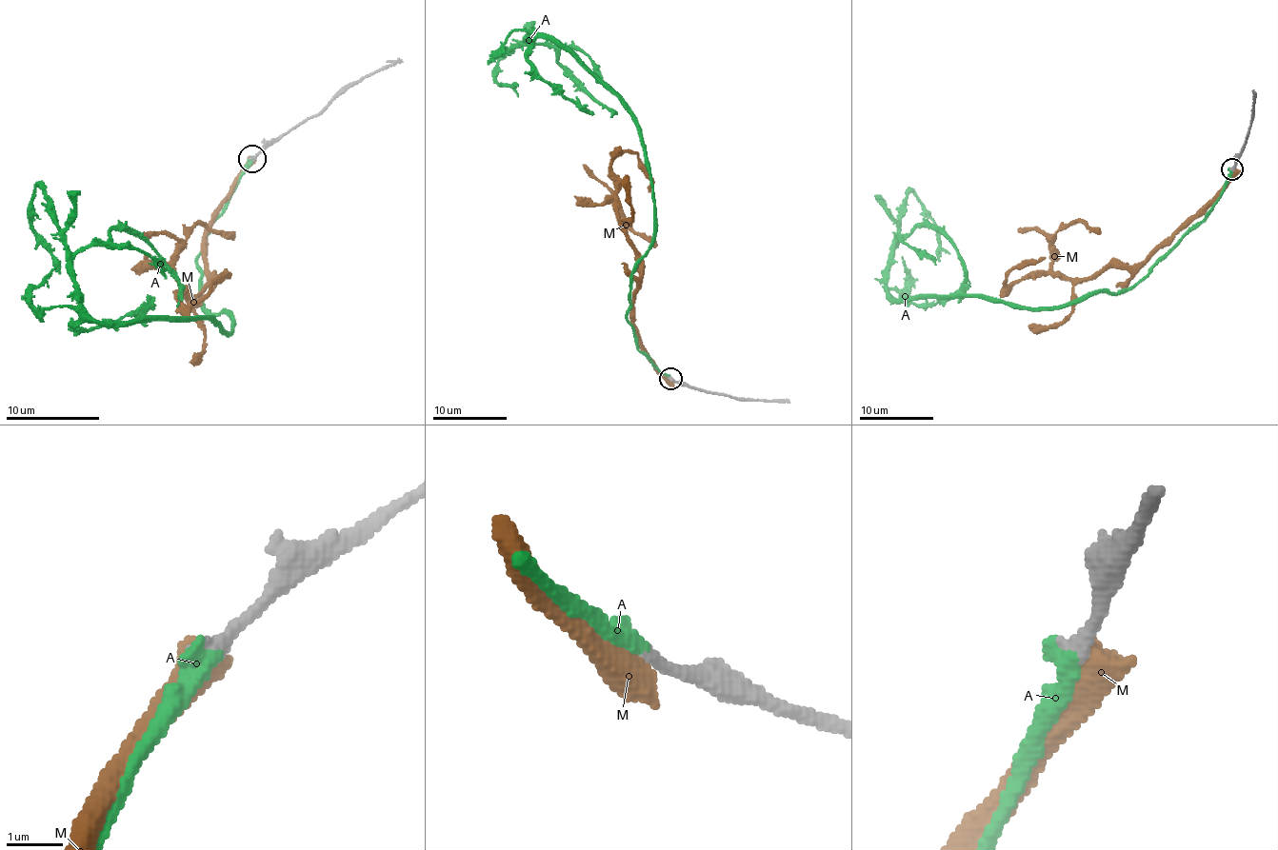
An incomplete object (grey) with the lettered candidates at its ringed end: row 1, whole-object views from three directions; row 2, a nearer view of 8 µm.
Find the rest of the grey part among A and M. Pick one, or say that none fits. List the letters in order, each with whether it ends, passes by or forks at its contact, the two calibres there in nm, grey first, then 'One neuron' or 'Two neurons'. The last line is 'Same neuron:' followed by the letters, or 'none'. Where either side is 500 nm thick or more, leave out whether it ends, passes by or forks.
A: It ends there. Thickness 280 nm (grey) against 360 nm. One neuron
M: Thickness 280 nm (grey) against 600 nm. Two neurons
Same neuron: A

